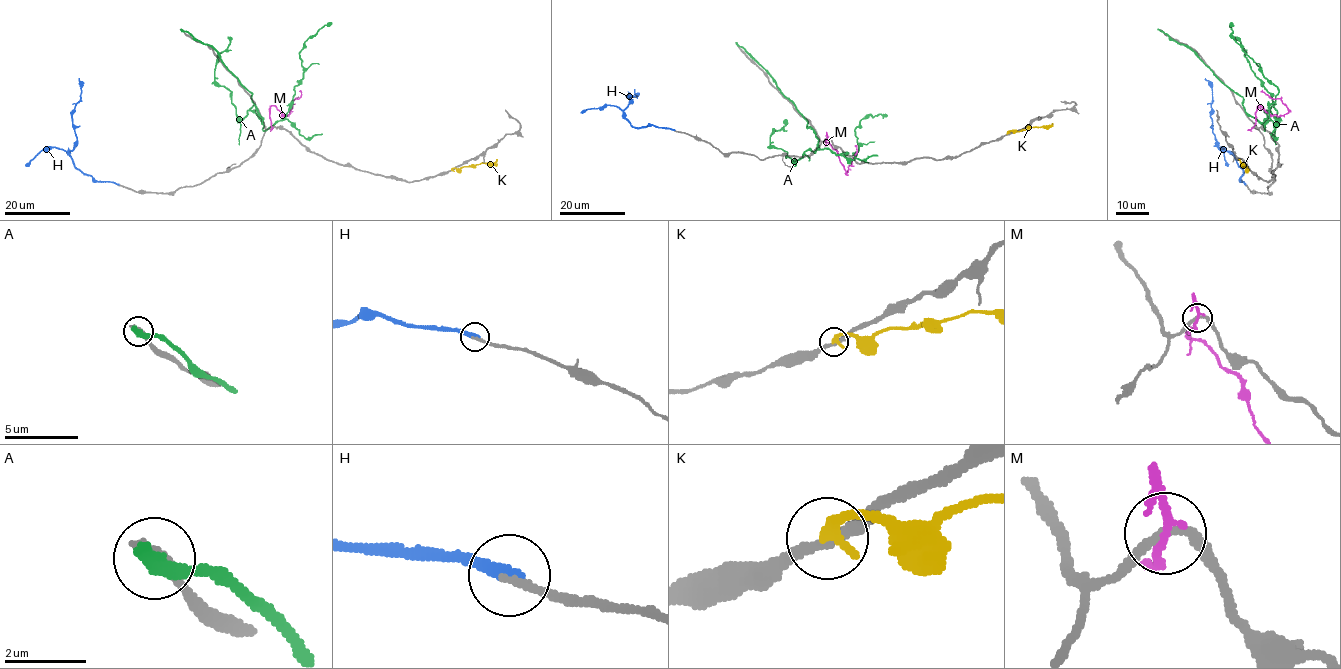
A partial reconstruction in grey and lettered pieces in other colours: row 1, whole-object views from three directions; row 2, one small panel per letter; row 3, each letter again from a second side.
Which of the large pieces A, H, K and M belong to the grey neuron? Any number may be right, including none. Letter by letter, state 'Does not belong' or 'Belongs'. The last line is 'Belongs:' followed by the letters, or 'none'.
A: Does not belong
H: Does not belong
K: Does not belong
M: Does not belong
Belongs: none

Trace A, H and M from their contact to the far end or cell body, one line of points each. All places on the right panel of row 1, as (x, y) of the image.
A: (1160, 30), (1186, 45), (1243, 98), (1245, 111), (1265, 126), (1264, 130), (1278, 88), (1231, 35), (1232, 22)
H: (1245, 184), (1240, 181), (1242, 169), (1236, 158), (1220, 150), (1215, 140), (1210, 112), (1211, 84), (1205, 78)
M: (1253, 127), (1258, 106), (1271, 115), (1284, 115), (1288, 111), (1280, 99), (1270, 98), (1262, 90)

